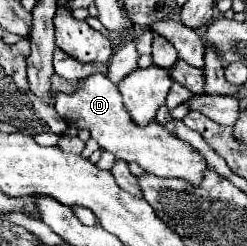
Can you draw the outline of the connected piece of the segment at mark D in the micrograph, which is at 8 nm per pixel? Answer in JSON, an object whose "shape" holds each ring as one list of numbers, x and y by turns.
{"shape":[[93,74,81,80,79,90,71,96,59,94,59,98,55,100,55,110,59,110,59,114,67,118,69,126,77,126,79,130,87,128,101,150,115,154,119,160,137,162,145,172,153,176,187,180,191,186,199,186,203,180,207,168,205,158,189,142,179,140,157,122,151,122,147,126,137,126,135,122,131,122,131,116,121,102,117,86,103,74]]}

